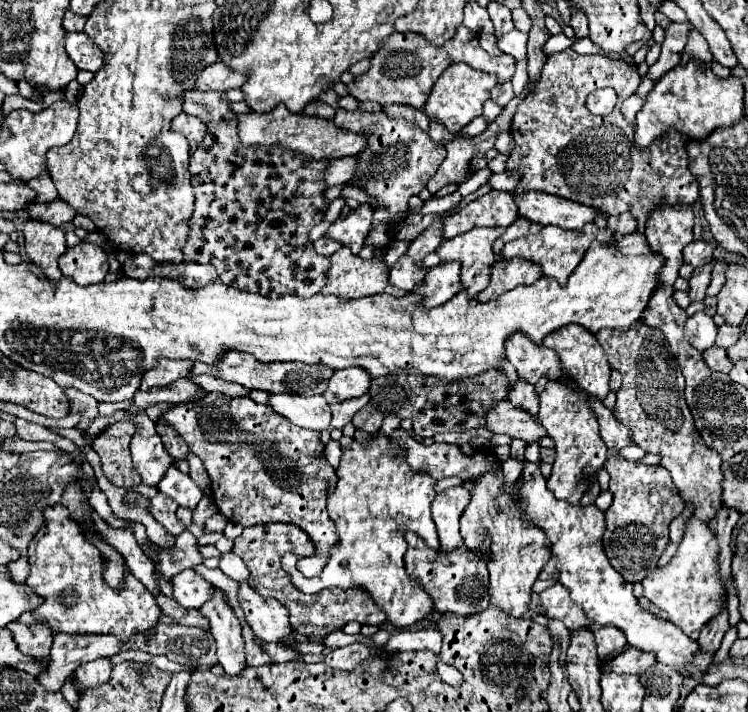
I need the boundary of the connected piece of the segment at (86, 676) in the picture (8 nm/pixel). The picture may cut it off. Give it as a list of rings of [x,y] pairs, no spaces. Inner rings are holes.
[[[95,659],[87,665],[81,665],[75,671],[75,681],[83,689],[93,689],[93,687],[99,687],[99,685],[107,683],[109,675],[111,675],[109,659]]]

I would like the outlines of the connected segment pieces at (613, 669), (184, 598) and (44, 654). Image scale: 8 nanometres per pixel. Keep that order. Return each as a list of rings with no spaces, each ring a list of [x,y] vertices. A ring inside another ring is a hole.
[[[629,647],[627,651],[619,653],[617,657],[609,659],[607,663],[601,665],[601,673],[643,673],[647,671],[649,665],[655,663],[655,657],[651,657],[651,653],[643,653],[635,647]]]
[[[185,569],[183,573],[171,577],[171,585],[173,585],[173,599],[183,607],[193,609],[199,609],[199,605],[203,605],[207,597],[211,597],[213,589],[213,585],[205,581],[201,575],[197,575],[193,569]]]
[[[9,623],[7,629],[13,633],[13,639],[19,645],[21,653],[39,661],[45,661],[49,657],[49,651],[53,645],[53,633],[49,633],[45,625],[37,623],[37,625],[25,627],[19,623]]]

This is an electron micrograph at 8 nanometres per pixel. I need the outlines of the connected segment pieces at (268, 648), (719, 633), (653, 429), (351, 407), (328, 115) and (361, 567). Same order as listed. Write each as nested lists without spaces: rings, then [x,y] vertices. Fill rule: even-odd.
[[[257,637],[253,639],[269,657],[271,657],[271,663],[287,663],[287,661],[299,661],[303,655],[299,651],[295,651],[293,647],[289,645],[271,645],[271,643],[263,643],[259,641]]]
[[[723,607],[715,619],[711,619],[703,629],[701,629],[701,637],[699,637],[699,645],[703,645],[703,653],[697,657],[697,665],[703,665],[703,669],[709,665],[711,661],[711,653],[719,649],[721,639],[725,635],[725,631],[729,629],[729,613],[727,607]]]
[[[637,321],[627,331],[601,329],[595,337],[605,349],[609,365],[623,377],[613,411],[615,419],[629,427],[631,441],[635,445],[661,457],[659,465],[671,473],[679,497],[683,503],[693,507],[693,517],[703,523],[711,523],[723,507],[721,455],[703,443],[693,425],[693,415],[683,397],[685,379],[663,333],[647,327],[643,321]]]
[[[355,397],[355,399],[343,401],[343,403],[331,405],[333,421],[330,424],[330,432],[333,429],[341,429],[343,425],[347,425],[351,421],[351,413],[357,413],[365,403],[367,403],[367,397]]]
[[[313,101],[311,105],[307,105],[305,113],[307,113],[307,115],[311,115],[311,117],[327,119],[327,121],[333,121],[333,117],[335,117],[335,111],[333,111],[327,103],[323,103],[323,101]]]
[[[373,435],[373,443],[369,447],[353,441],[343,451],[341,465],[337,469],[337,477],[339,477],[339,481],[337,481],[335,489],[331,489],[331,497],[327,501],[327,511],[329,511],[329,515],[337,527],[337,535],[339,535],[339,547],[335,547],[337,551],[331,553],[322,573],[313,579],[305,579],[297,571],[298,558],[295,554],[291,554],[293,552],[287,552],[281,557],[281,567],[285,569],[285,573],[289,573],[293,587],[303,593],[317,593],[323,587],[341,589],[359,587],[359,589],[367,591],[373,597],[375,605],[387,613],[387,621],[395,629],[407,629],[407,627],[417,625],[419,621],[423,621],[427,617],[427,613],[431,613],[431,599],[405,573],[405,563],[403,563],[403,555],[407,549],[405,533],[411,531],[411,533],[419,535],[431,549],[439,551],[437,527],[431,517],[431,503],[435,499],[435,491],[433,491],[435,479],[421,477],[419,473],[411,473],[409,465],[401,459],[401,449],[397,449],[397,445],[391,445],[389,439],[383,435]]]

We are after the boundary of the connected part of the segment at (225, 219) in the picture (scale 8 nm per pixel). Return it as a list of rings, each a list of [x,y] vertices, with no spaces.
[[[185,91],[181,95],[183,111],[195,115],[207,125],[207,137],[199,149],[191,155],[191,183],[195,187],[195,211],[191,217],[191,235],[183,247],[185,259],[195,263],[215,265],[219,277],[227,285],[263,293],[267,297],[281,297],[283,293],[295,293],[309,297],[323,287],[323,273],[327,271],[327,257],[313,251],[309,243],[309,231],[323,219],[327,203],[323,201],[323,169],[327,161],[303,161],[299,153],[287,153],[285,149],[247,149],[237,135],[237,115],[229,109],[229,101],[221,91]]]

